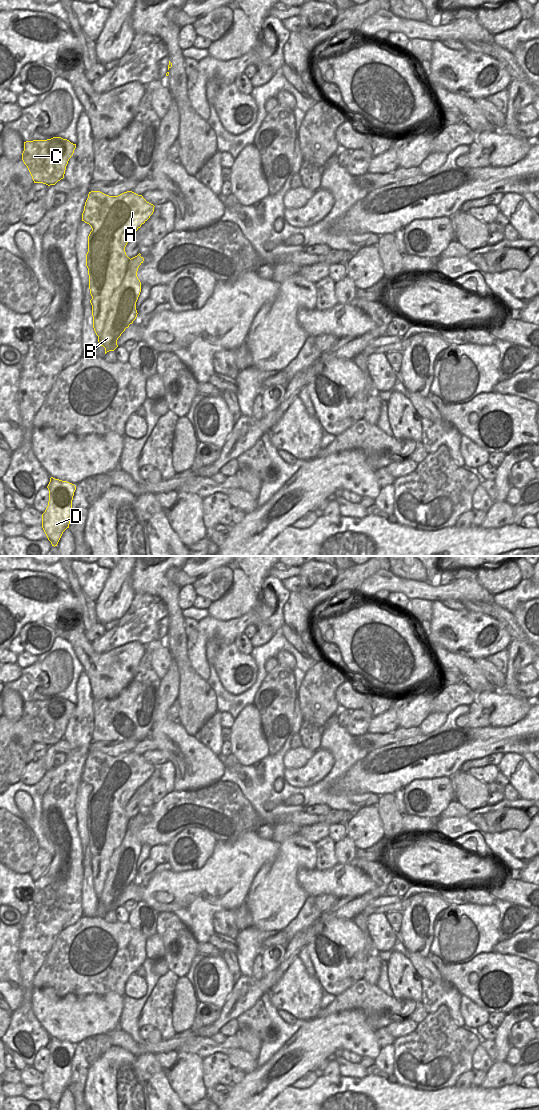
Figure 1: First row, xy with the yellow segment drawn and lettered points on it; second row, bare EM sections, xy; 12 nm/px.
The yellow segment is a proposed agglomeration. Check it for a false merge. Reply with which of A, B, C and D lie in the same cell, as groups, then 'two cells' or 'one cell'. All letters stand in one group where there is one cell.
A C / B D; two cells

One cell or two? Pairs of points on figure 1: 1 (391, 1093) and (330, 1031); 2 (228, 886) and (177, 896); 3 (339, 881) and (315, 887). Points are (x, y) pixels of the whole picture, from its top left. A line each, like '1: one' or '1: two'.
1: two
2: one
3: one

